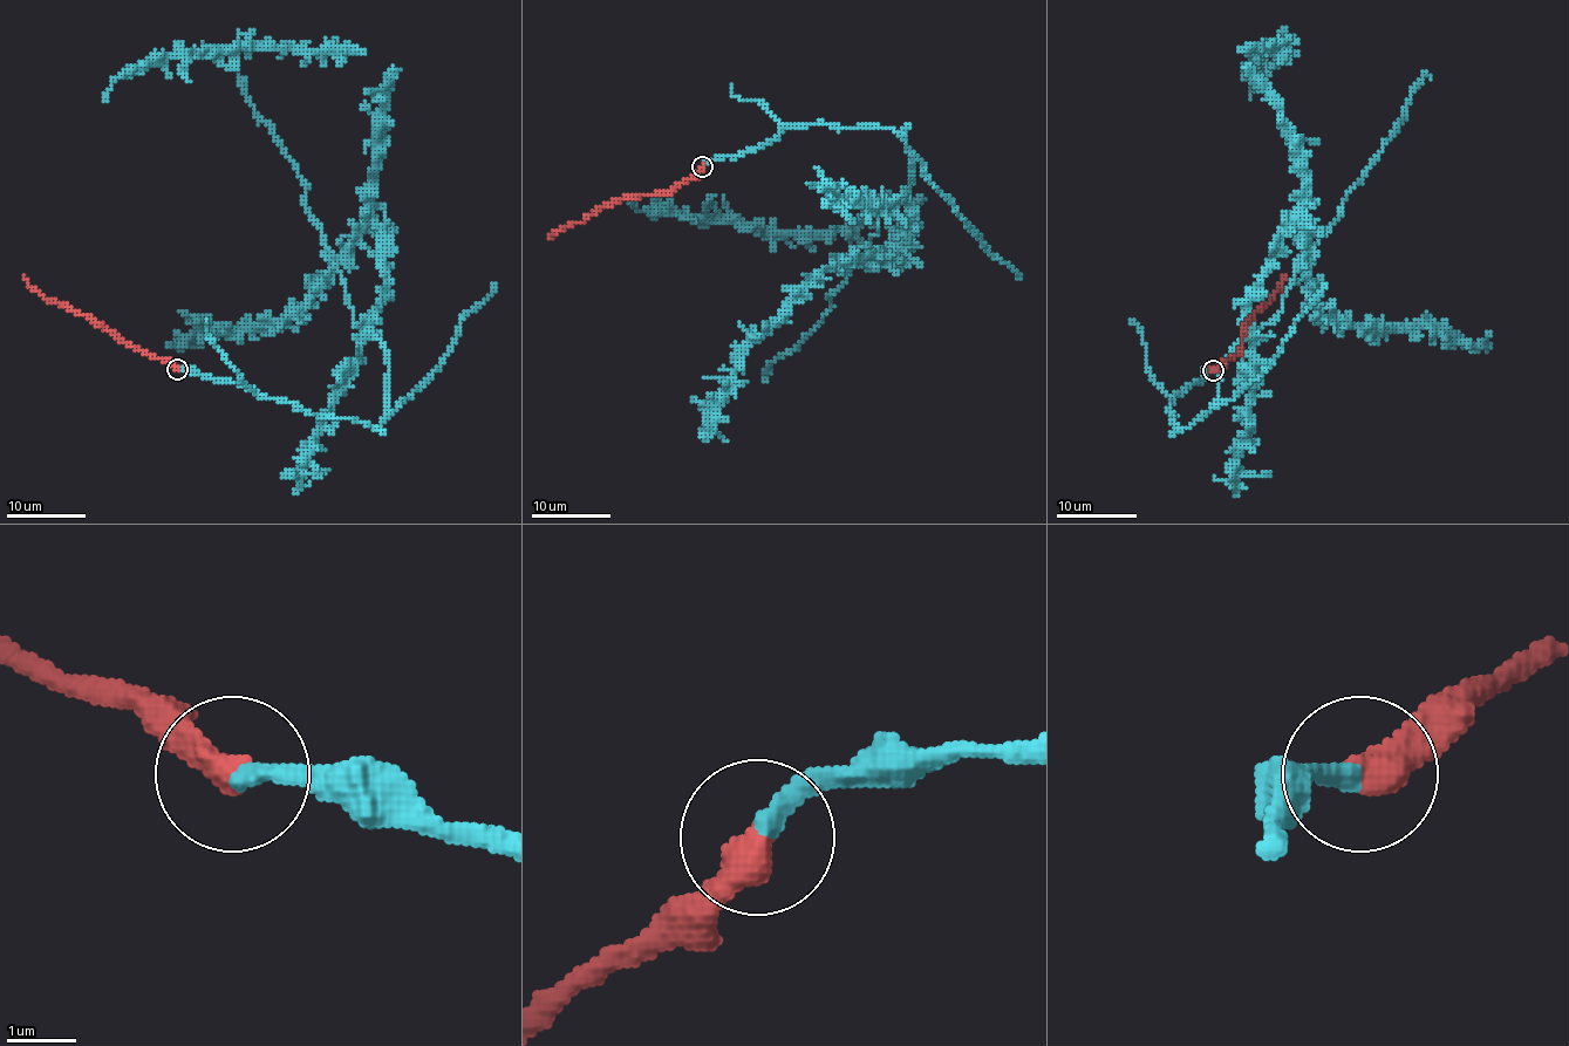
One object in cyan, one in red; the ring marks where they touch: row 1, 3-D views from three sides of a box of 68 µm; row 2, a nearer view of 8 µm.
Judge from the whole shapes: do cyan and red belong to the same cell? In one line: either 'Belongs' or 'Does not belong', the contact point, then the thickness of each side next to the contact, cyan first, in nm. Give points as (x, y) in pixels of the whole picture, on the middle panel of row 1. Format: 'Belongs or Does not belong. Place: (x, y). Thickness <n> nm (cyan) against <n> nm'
Belongs. Place: (702, 166). Thickness 280 nm (cyan) against 500 nm

